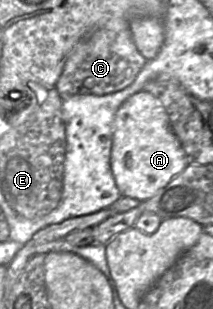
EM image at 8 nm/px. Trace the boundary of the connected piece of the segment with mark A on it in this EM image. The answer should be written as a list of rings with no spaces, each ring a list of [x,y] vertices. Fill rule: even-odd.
[[[142,90],[130,96],[114,120],[110,166],[122,196],[140,202],[150,199],[188,165],[186,153],[173,132],[161,102]]]

